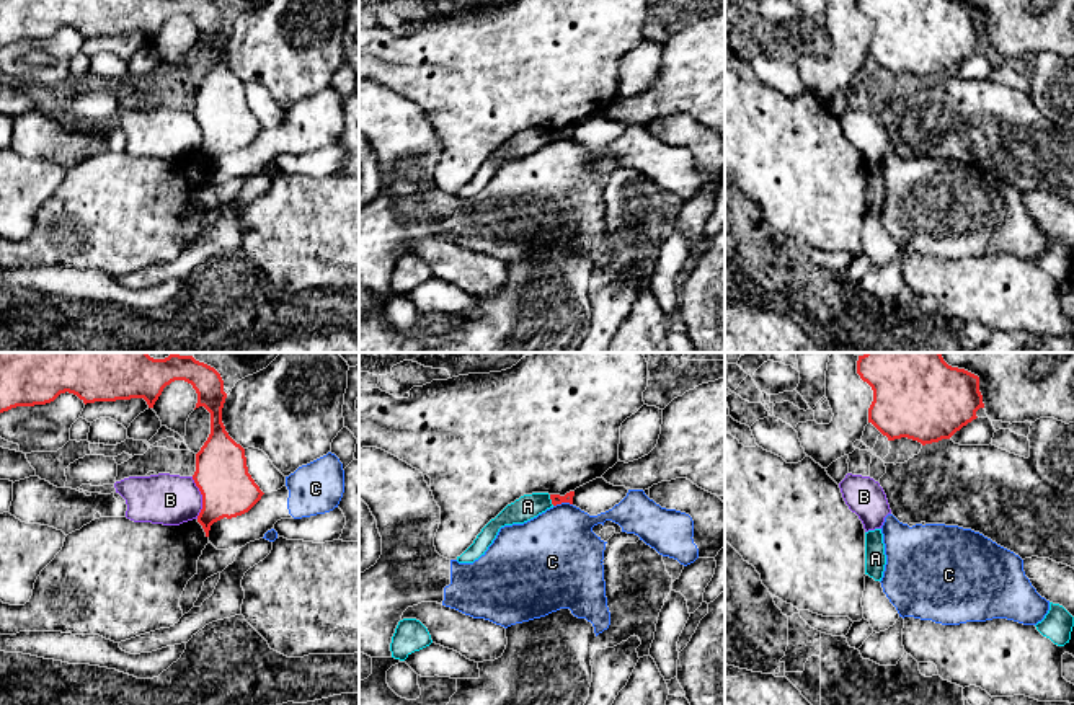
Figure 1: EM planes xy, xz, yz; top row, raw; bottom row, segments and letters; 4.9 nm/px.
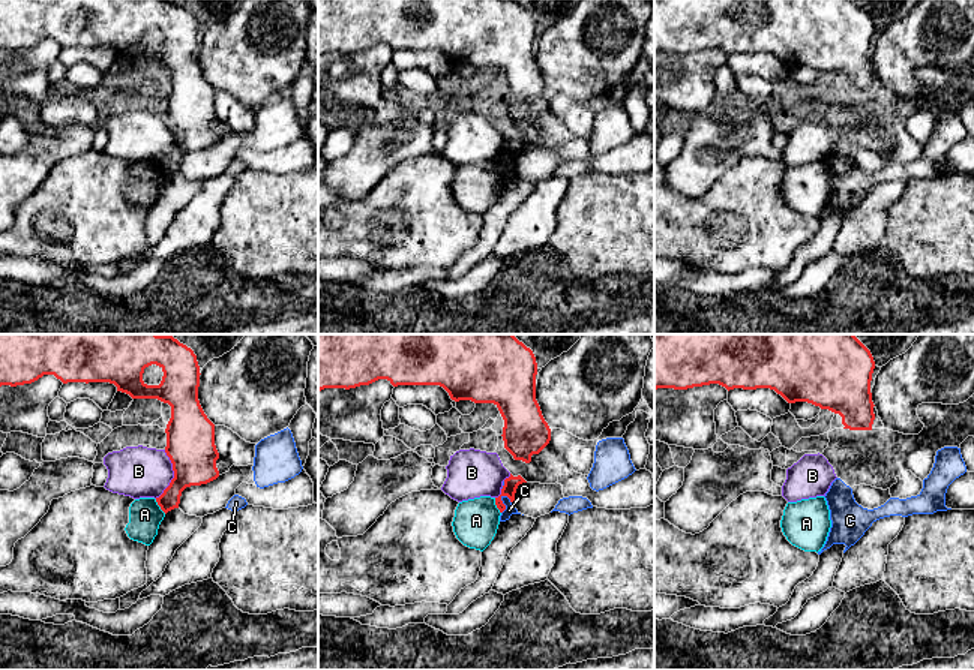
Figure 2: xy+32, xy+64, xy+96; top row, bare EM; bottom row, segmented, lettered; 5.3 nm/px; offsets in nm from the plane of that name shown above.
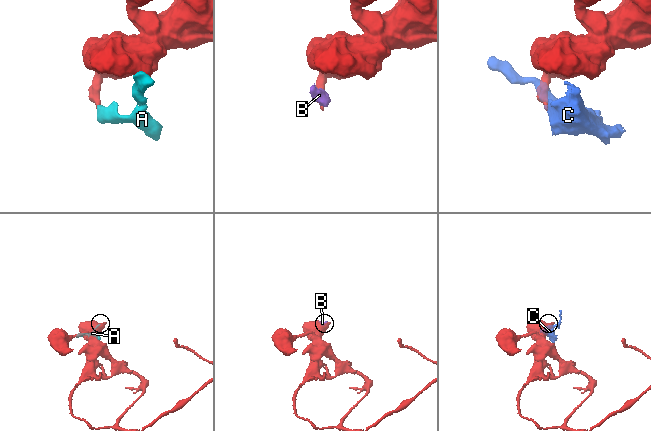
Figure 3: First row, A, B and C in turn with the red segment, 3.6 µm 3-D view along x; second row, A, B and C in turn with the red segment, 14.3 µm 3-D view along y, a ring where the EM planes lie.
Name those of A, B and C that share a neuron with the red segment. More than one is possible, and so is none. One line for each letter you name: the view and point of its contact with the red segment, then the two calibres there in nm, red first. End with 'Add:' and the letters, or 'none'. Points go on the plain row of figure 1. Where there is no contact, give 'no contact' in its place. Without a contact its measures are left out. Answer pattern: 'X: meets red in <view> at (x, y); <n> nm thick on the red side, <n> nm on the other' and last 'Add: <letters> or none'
Add: none

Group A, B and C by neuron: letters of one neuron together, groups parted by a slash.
A B / C

